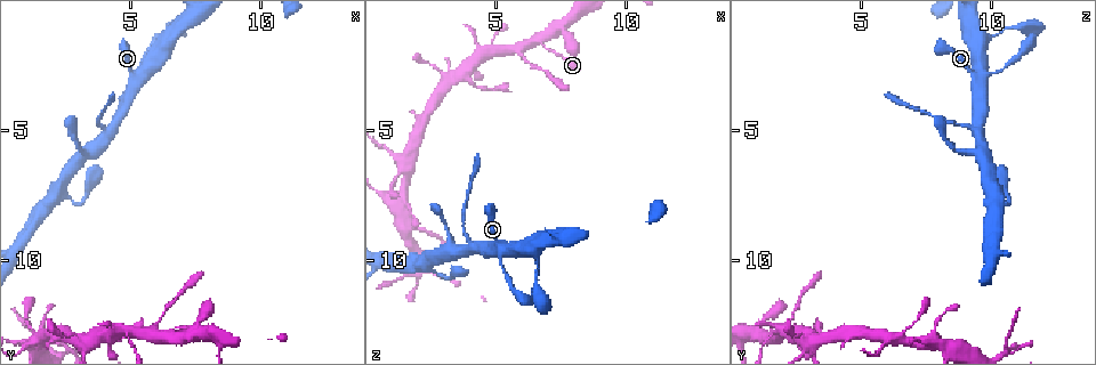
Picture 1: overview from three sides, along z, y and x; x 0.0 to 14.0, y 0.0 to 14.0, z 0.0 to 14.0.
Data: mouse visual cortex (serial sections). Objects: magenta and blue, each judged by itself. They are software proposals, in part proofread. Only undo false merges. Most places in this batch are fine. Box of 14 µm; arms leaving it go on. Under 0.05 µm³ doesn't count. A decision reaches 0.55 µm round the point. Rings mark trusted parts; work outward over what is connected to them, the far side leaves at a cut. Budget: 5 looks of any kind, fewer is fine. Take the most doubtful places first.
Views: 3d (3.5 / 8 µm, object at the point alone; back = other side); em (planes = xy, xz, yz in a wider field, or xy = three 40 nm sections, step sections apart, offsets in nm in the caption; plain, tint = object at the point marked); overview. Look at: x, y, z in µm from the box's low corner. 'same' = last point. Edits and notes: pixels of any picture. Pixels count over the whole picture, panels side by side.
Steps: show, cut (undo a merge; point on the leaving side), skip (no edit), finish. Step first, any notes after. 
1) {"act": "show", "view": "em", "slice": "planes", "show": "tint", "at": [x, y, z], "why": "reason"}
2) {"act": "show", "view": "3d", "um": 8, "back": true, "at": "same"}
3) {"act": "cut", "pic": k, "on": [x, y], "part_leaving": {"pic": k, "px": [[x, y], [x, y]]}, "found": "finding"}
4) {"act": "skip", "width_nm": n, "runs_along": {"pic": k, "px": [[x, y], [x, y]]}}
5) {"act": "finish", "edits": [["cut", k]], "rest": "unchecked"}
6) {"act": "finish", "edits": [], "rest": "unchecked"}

{"act": "show", "view": "3d", "um": 3.5, "back": true, "at": [3.7, 4.8, 8.7], "why": "thin neck"}

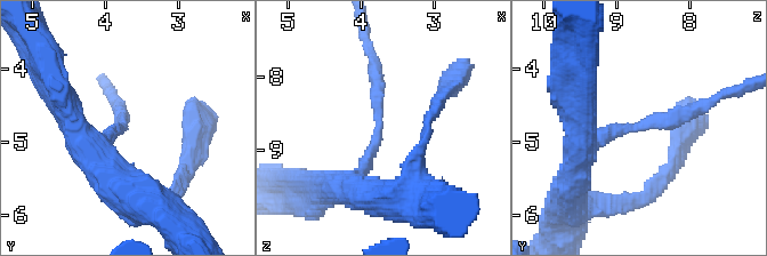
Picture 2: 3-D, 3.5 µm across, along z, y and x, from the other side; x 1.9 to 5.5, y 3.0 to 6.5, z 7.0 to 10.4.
{"act": "show", "view": "em", "slice": "xy", "step": 2, "show": "tint", "at": [3.75, 4.75, 8.65], "arm_widths_nm": [200, 200]}

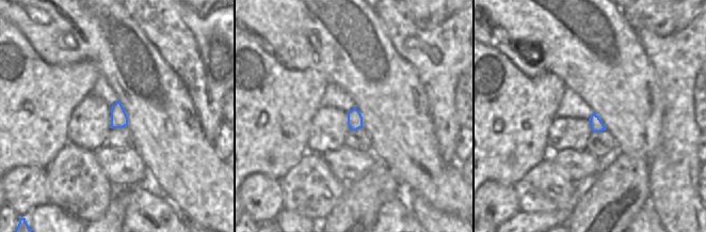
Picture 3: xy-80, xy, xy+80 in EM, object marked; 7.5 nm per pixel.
{"act": "skip", "runs_along": {"pic": 2, "px": [[578, 150], [712, 101]]}, "found": "one cell here"}

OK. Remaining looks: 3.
{"act": "show", "view": "3d", "um": 3.5, "at": [5.8, 12.8, 1.8], "why": "thin arm on a thick one"}

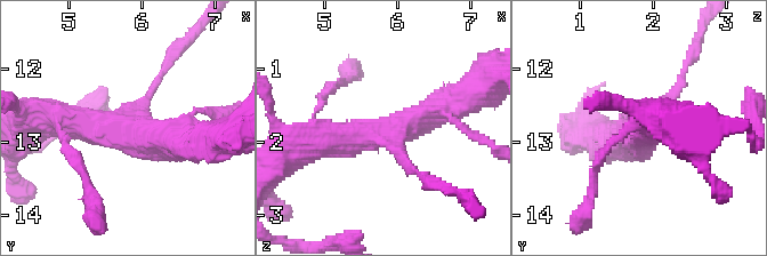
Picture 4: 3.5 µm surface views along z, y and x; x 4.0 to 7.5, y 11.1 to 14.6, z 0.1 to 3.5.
{"act": "show", "view": "em", "slice": "planes", "show": "tint", "at": [5.75, 12.80, 1.85], "arms": 3, "arm_widths_nm": [150, 350, 400], "why": "shape alone is not enough"}

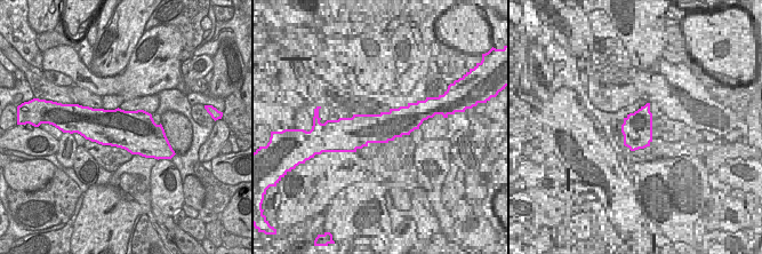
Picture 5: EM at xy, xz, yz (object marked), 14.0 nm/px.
{"act": "skip", "width_nm": 600, "runs_along": {"pic": 4, "px": [[445, 111], [386, 132], [308, 144]]}, "found": "continuous, no second cell"}

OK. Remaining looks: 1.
{"act": "finish", "edits": [], "rest": "unchecked"}

